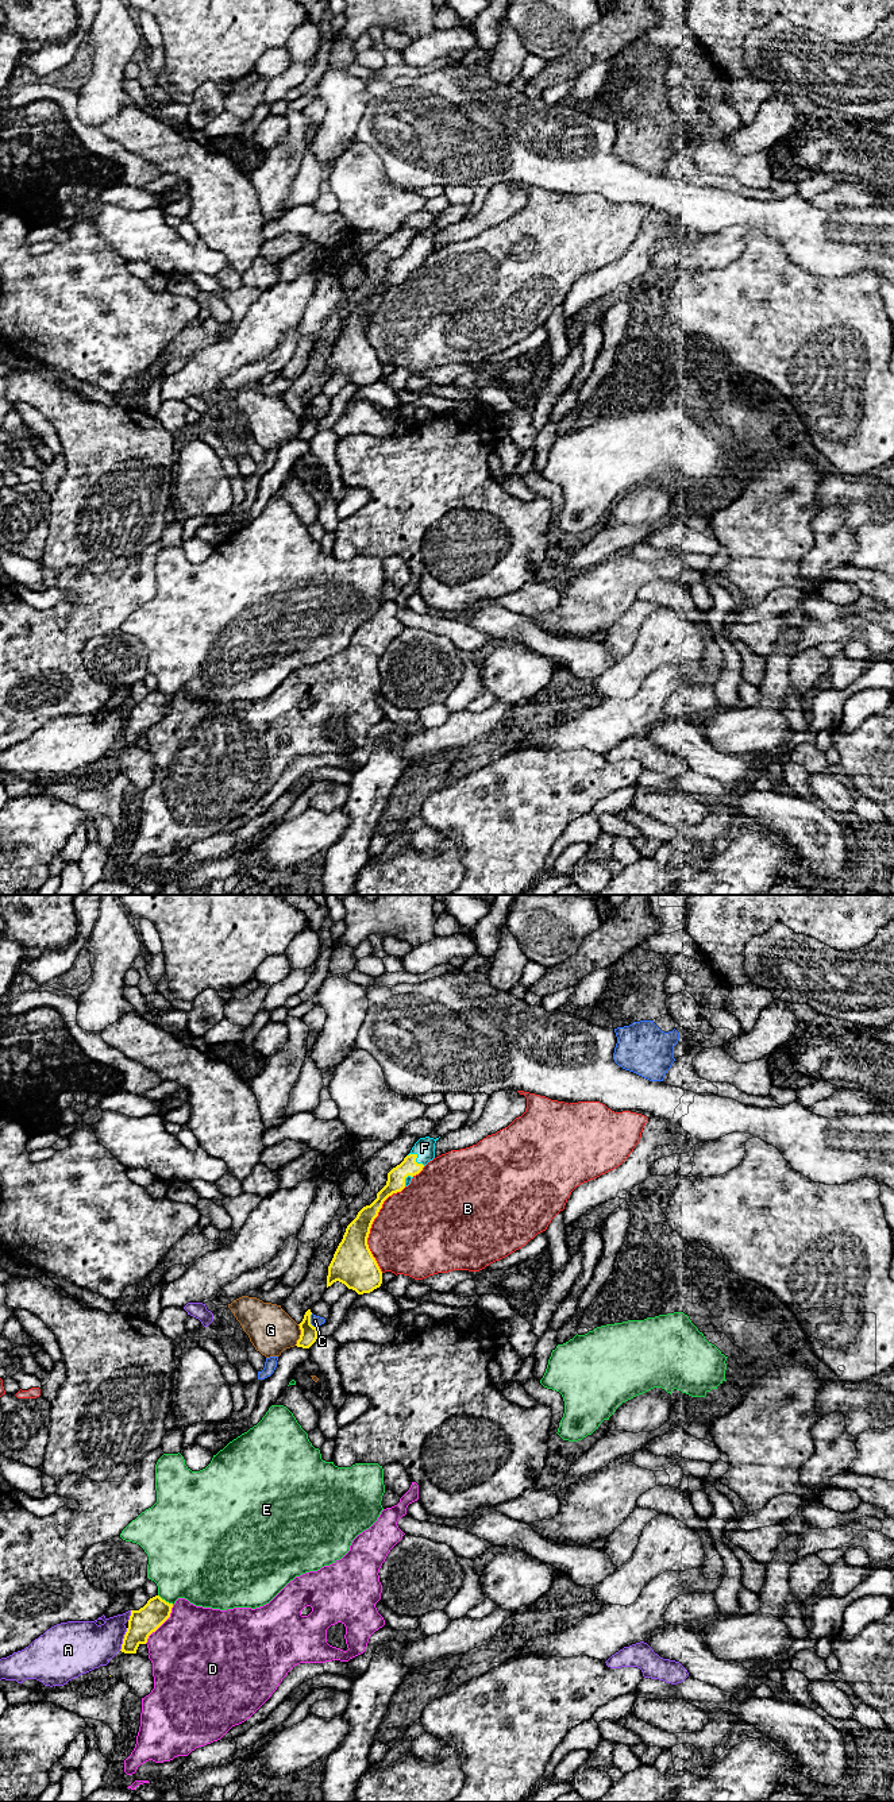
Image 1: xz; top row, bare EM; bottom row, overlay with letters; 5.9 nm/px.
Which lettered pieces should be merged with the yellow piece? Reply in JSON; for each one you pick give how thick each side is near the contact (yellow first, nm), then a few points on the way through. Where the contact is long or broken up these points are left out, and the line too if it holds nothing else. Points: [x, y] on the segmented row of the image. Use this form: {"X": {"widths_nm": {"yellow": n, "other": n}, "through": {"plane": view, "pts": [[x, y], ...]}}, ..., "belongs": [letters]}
{"F": {"widths_nm": {"yellow": 110, "other": 120}, "through": {"plane": "xz", "pts": [[396, 1177], [416, 1157], [424, 1148]]}}, "belongs": ["F"]}

